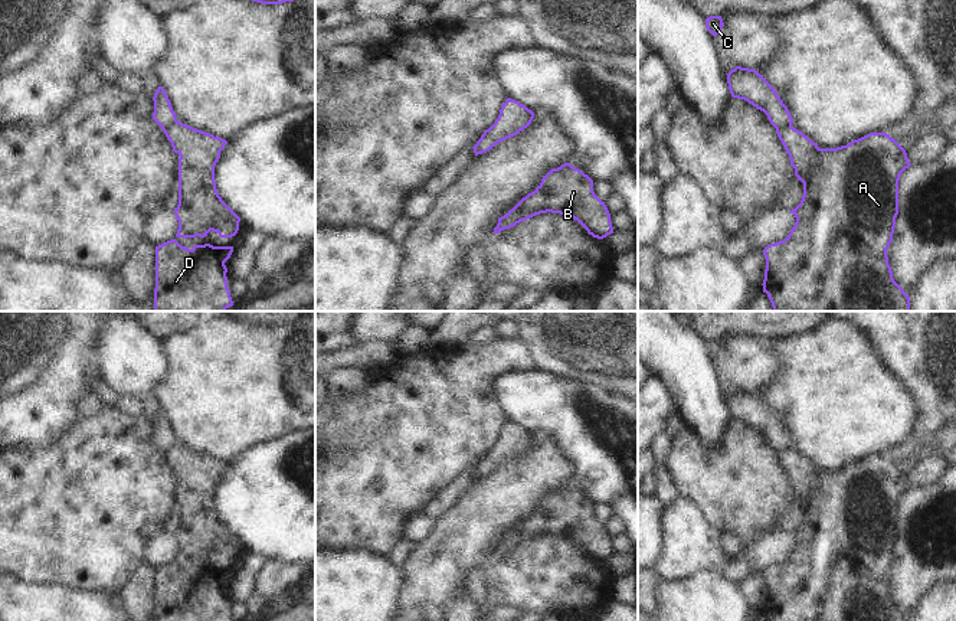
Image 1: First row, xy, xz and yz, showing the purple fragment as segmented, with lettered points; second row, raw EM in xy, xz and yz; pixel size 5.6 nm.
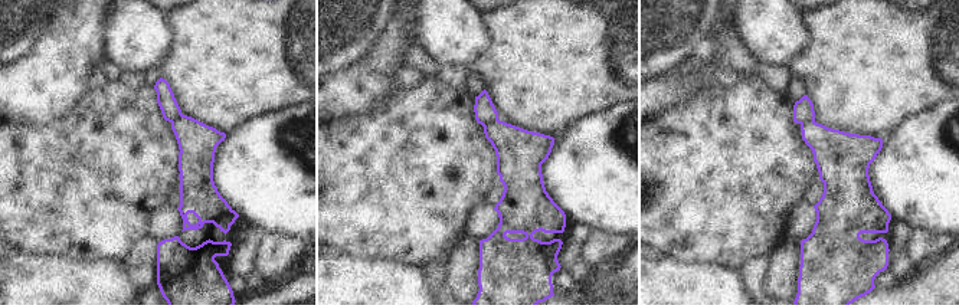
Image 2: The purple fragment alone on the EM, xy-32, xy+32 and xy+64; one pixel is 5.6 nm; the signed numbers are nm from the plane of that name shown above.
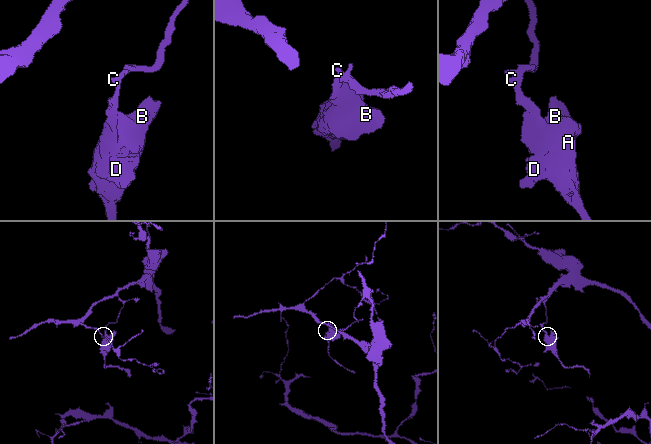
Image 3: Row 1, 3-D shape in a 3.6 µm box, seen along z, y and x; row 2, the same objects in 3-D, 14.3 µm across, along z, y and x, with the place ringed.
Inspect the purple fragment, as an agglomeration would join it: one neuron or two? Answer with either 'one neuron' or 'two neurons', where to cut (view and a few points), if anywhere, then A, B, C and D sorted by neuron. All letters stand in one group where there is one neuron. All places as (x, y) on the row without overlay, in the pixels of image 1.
two neurons; cut in yz along (791, 448), (776, 451); A B D / C

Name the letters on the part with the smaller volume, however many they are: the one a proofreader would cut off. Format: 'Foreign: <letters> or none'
Foreign: A, B, D

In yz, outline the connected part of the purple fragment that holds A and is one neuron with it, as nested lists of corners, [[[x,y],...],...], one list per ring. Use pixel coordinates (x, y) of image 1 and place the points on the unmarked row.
[[[776,451],[803,506],[790,556],[763,572],[763,615],[769,621],[910,621],[894,604],[887,572],[898,537],[898,503],[911,487],[906,473],[885,455],[870,455],[847,468],[819,471],[802,454]]]

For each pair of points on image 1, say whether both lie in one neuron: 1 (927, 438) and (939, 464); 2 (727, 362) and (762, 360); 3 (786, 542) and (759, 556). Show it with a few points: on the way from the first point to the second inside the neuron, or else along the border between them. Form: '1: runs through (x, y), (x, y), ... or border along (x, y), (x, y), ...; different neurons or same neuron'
1: border along (932, 451), (906, 474); different neurons
2: runs through (736, 362), (753, 362); same neuron
3: runs through (779, 545), (766, 552); same neuron

